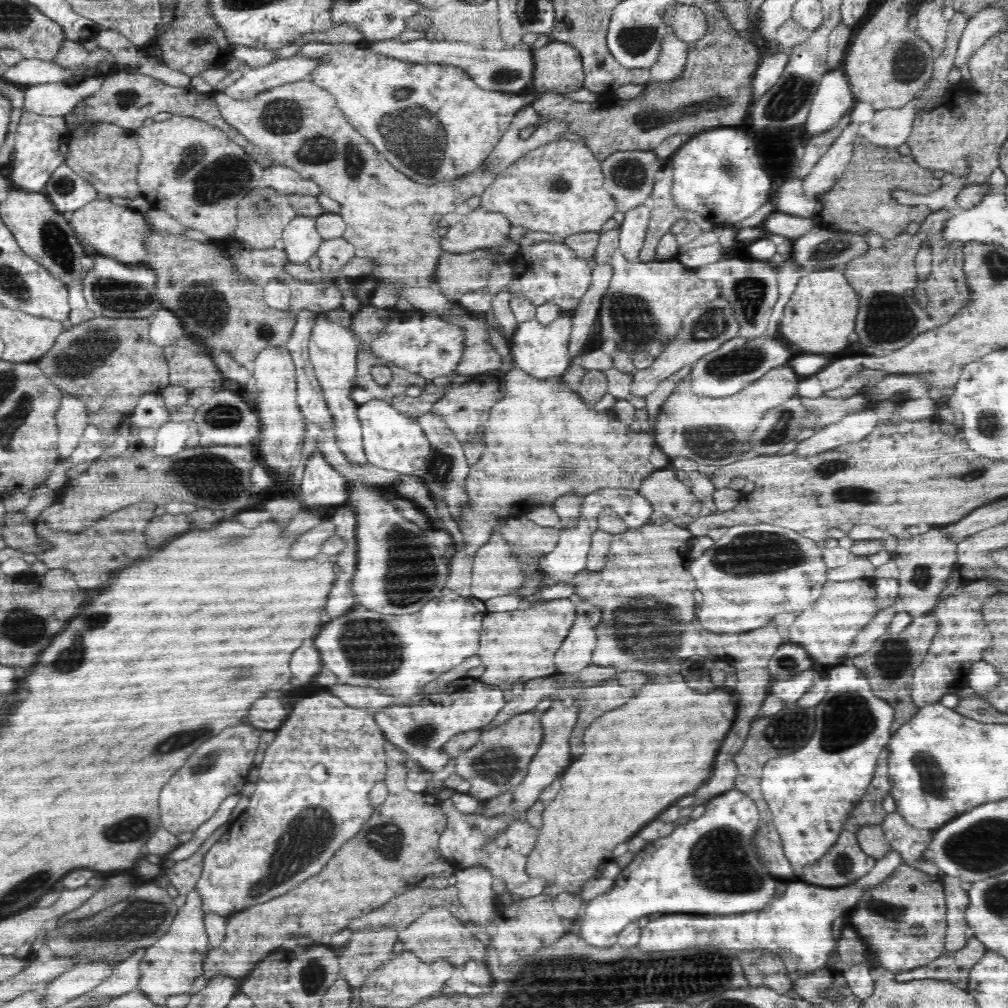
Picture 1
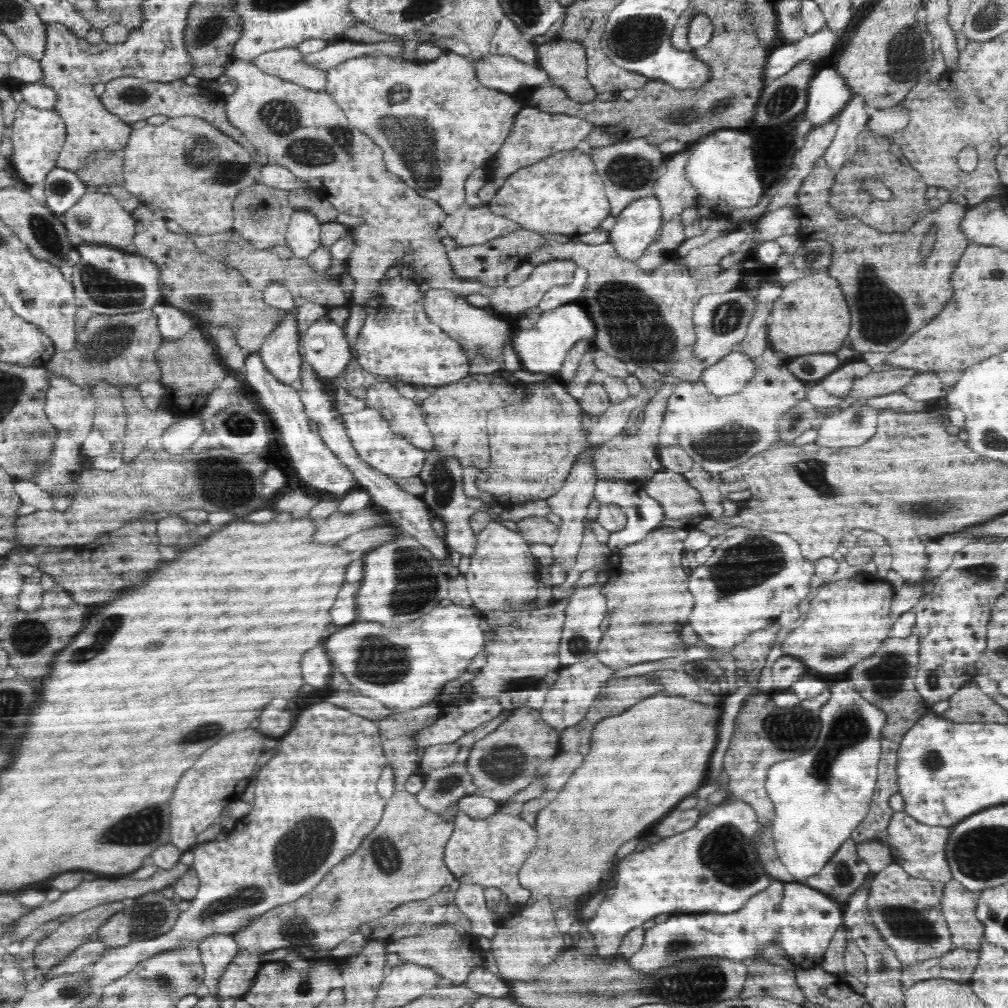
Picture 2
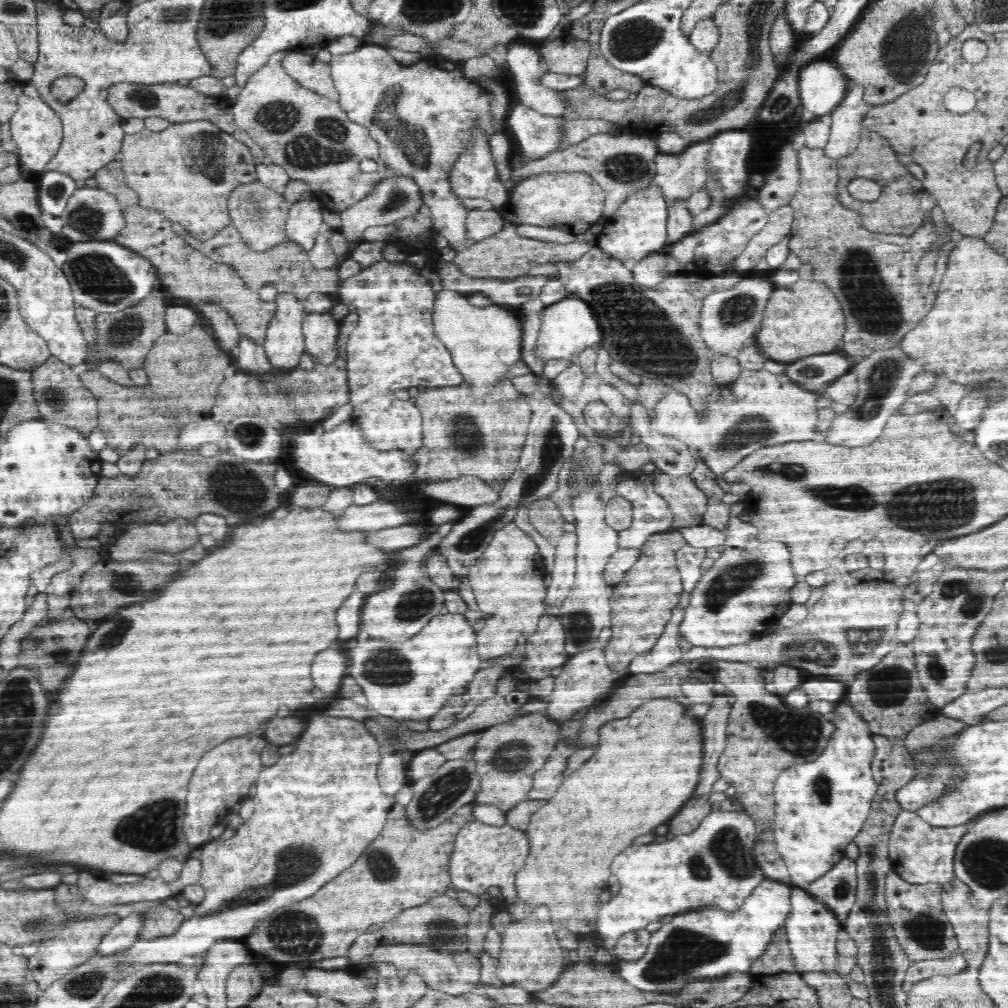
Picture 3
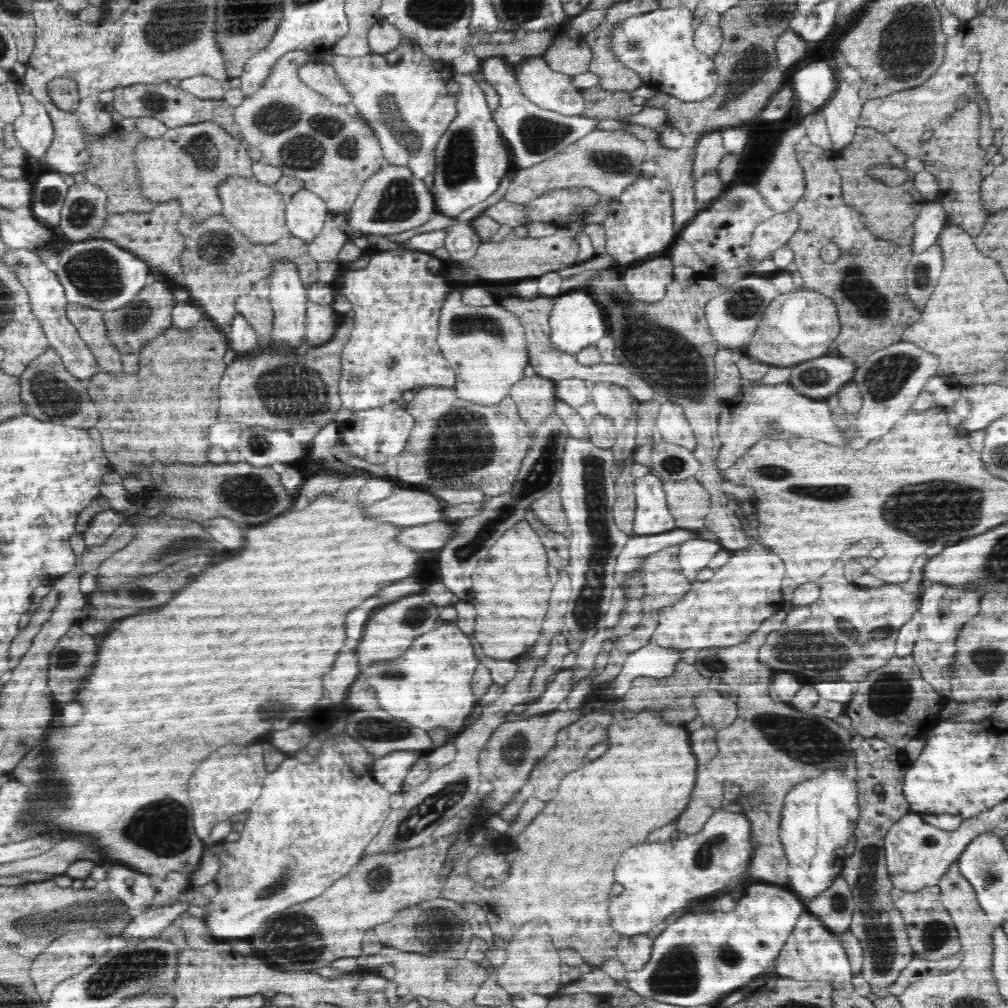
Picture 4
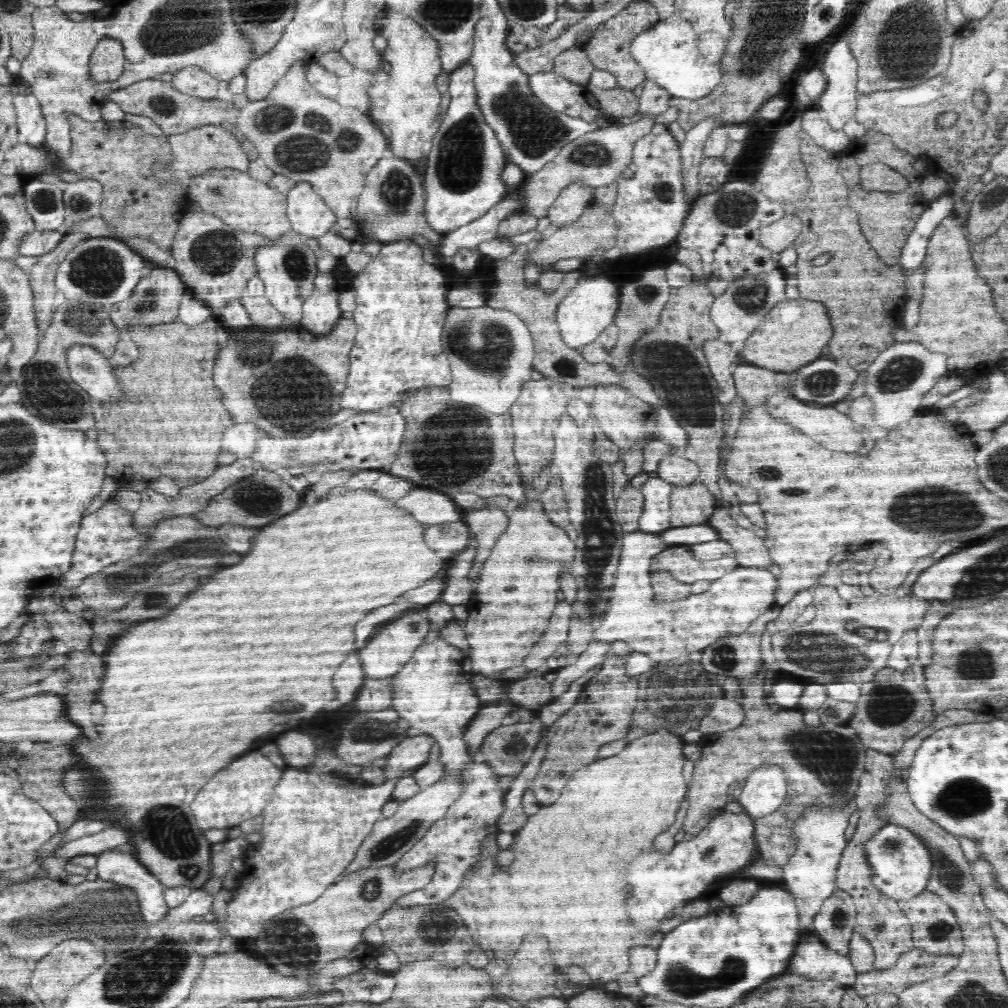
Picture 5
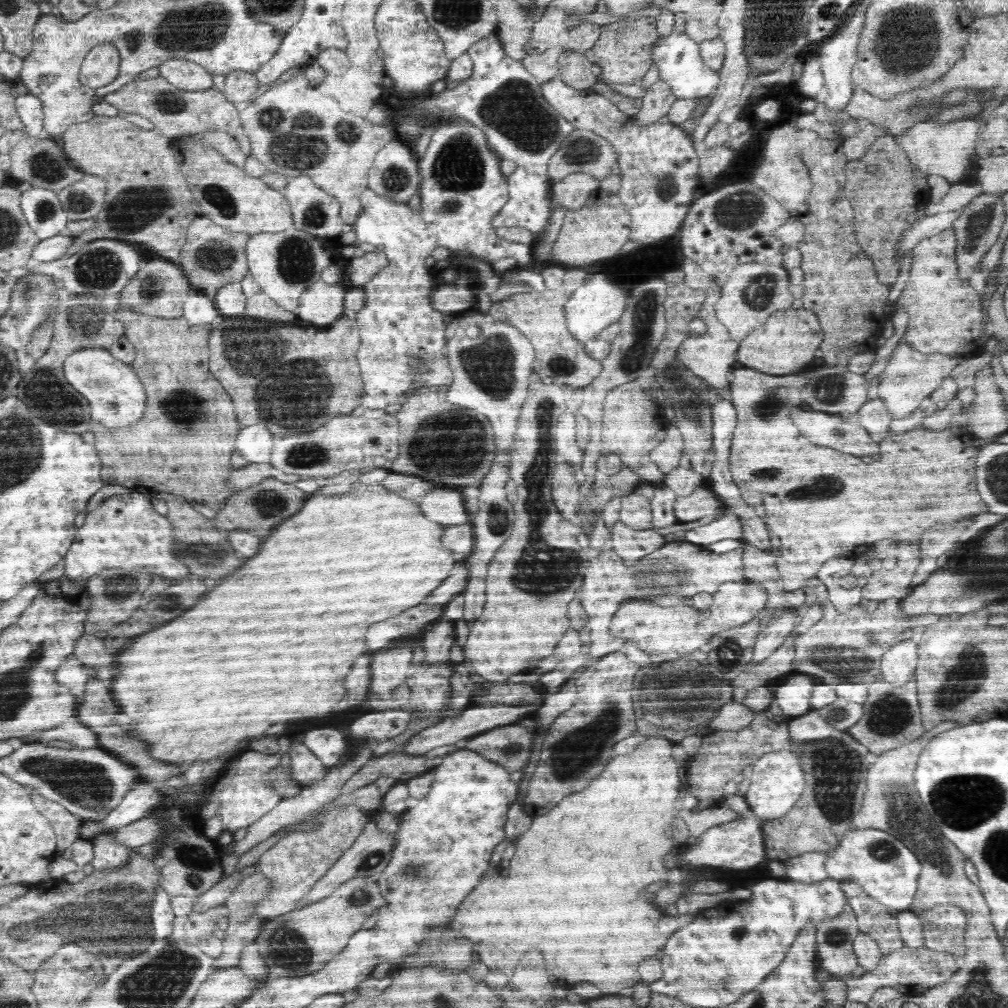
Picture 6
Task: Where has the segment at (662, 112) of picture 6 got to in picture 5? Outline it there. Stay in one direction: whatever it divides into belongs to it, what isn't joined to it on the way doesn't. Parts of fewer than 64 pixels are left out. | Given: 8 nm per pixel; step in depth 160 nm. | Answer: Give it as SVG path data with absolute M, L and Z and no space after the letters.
M646 80L644 83L642 94L639 96L638 113L641 114L641 117L638 120L622 126L613 124L587 132L562 147L557 157L544 165L544 168L525 176L521 188L525 212L536 219L546 217L560 192L573 182L597 189L609 186L622 178L621 172L631 166L634 143L651 133L650 130L655 125L654 118L670 107L670 98L673 97L665 88L652 81Z

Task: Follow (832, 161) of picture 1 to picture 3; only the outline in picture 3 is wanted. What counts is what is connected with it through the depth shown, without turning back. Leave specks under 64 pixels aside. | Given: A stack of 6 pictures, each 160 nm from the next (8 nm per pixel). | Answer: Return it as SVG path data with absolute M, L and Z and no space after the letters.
M850 83L844 100L830 112L829 141L823 148L824 154L830 158L843 157L858 146L863 118L872 107L864 102L863 94L862 85Z

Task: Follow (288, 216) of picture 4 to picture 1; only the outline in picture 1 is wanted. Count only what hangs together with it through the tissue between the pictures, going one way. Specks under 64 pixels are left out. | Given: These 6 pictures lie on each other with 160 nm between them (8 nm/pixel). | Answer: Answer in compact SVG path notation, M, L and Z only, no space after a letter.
M295 216L283 230L283 250L288 261L294 264L308 263L313 258L323 243L323 238L317 231L314 217Z

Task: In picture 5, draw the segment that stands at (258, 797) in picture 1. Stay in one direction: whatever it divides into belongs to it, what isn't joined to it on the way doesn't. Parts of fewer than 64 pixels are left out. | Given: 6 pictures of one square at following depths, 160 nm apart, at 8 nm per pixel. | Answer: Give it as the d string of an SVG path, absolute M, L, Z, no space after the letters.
M288 768L276 786L274 798L264 810L261 841L250 844L242 859L245 869L237 887L229 893L226 928L233 938L256 936L259 927L288 908L314 902L352 862L362 840L374 823L382 819L382 806L392 798L398 778L382 788L362 788L348 792L350 780L344 776L312 776Z

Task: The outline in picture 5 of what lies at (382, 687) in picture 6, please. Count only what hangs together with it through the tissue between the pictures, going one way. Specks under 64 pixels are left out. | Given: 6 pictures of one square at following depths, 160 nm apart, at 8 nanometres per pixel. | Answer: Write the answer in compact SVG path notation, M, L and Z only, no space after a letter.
M408 612L402 618L390 622L376 638L372 638L368 642L366 648L360 650L360 658L362 658L362 666L368 678L372 680L380 680L380 678L390 678L394 674L398 674L406 662L412 658L414 650L424 642L424 638L430 632L430 624L426 620L426 612Z

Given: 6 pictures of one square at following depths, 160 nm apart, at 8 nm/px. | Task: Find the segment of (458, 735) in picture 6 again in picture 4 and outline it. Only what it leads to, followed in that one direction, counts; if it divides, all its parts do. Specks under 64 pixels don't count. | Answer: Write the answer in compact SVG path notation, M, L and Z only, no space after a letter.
M404 750L404 752L392 752L388 756L382 756L374 770L372 776L376 782L380 782L388 792L396 794L402 792L402 784L406 778L406 772L418 762L420 754L423 752L416 752L414 750Z

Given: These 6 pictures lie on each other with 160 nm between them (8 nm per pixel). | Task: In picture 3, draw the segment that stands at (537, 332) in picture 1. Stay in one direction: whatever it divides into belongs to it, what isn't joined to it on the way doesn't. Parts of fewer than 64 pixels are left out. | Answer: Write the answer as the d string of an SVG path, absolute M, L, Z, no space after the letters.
M568 296L547 306L542 311L541 329L536 341L535 354L544 361L548 359L569 359L585 348L597 349L602 342L603 333L592 309L586 301L576 296Z

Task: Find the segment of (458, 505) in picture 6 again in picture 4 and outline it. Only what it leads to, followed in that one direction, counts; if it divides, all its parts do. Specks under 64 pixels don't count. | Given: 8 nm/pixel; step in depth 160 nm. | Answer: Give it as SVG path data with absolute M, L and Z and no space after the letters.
M400 488L390 498L366 508L372 518L392 522L396 526L412 526L426 522L442 521L440 499L428 492Z

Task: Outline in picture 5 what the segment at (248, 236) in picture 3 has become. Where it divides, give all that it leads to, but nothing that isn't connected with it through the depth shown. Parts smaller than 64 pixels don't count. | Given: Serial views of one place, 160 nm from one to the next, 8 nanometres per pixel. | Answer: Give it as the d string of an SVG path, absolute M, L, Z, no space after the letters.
M208 169L187 182L187 195L198 209L216 216L234 229L258 233L269 239L281 237L292 231L287 216L287 198L268 187L267 182L255 181L247 172L236 169Z

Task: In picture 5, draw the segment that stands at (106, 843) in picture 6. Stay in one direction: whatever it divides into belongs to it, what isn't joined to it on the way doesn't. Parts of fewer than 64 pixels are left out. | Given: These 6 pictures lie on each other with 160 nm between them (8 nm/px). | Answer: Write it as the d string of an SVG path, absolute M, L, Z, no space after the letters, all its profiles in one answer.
M116 851L101 852L96 860L98 878L126 886L126 890L130 892L130 900L126 904L136 904L138 894L144 920L150 926L164 920L164 916L168 914L168 906L164 904L162 884L144 868L143 863L130 854L126 858L126 853Z

